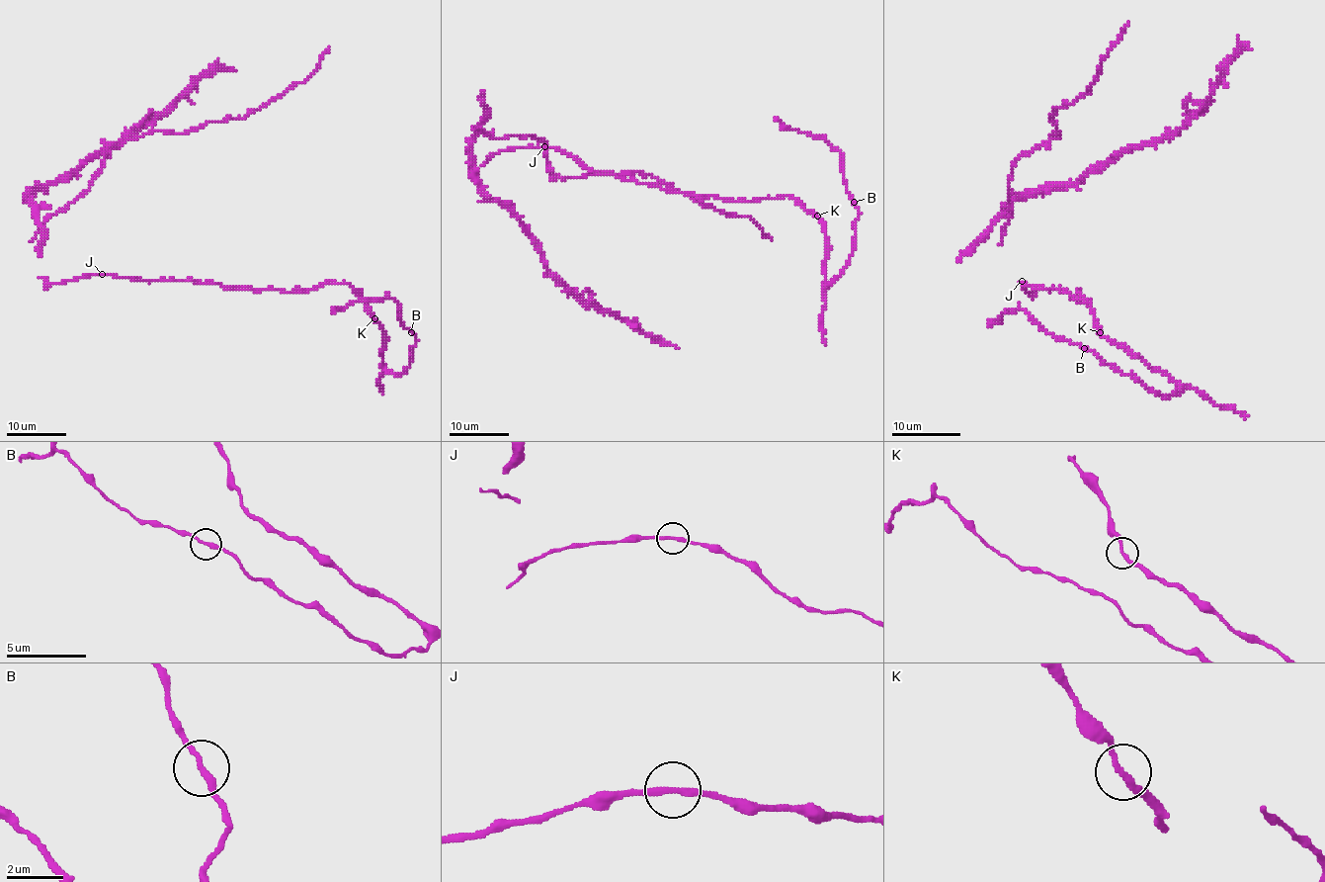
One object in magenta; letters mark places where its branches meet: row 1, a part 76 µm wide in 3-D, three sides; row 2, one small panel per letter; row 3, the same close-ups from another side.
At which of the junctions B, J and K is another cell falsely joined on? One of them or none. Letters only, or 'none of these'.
none of these

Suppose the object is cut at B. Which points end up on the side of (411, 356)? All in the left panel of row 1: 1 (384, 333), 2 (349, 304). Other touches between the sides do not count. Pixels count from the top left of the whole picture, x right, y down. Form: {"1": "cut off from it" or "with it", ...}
{"1": "with it", "2": "cut off from it"}

